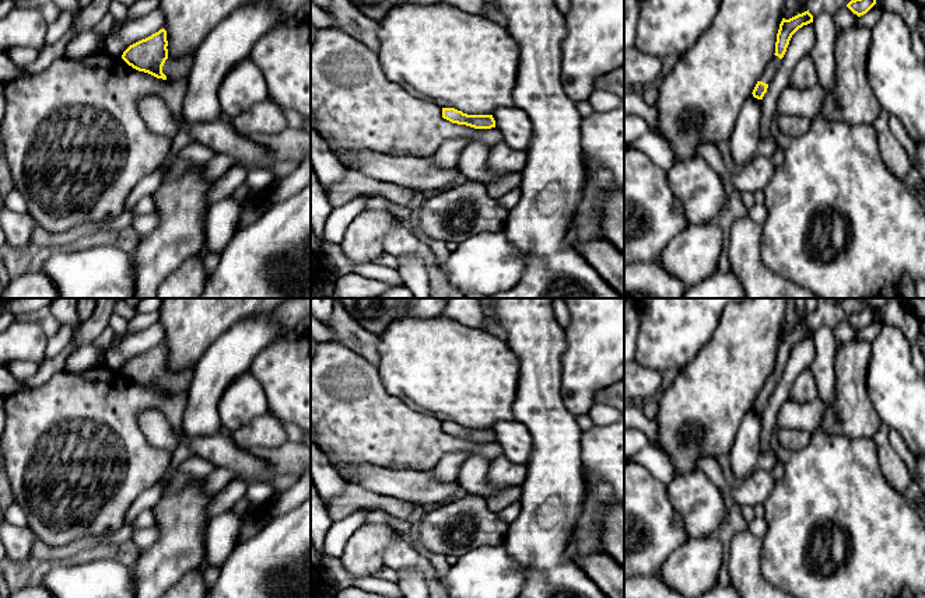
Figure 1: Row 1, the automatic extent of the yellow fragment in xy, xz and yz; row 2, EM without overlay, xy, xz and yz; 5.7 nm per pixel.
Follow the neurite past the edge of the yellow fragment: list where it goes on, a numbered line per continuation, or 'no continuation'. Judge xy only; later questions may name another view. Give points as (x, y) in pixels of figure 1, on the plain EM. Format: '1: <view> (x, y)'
1: xy (175, 383)

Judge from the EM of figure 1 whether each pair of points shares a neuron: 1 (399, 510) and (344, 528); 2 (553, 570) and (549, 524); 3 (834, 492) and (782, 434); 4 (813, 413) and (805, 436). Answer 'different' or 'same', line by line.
1: different
2: same
3: different
4: different

